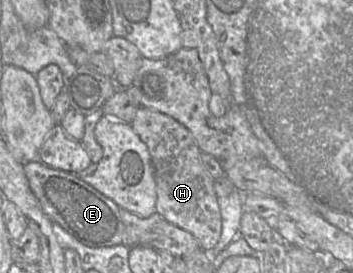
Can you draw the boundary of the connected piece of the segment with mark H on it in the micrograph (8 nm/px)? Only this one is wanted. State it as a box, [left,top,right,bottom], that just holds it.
[130,108,222,249]

